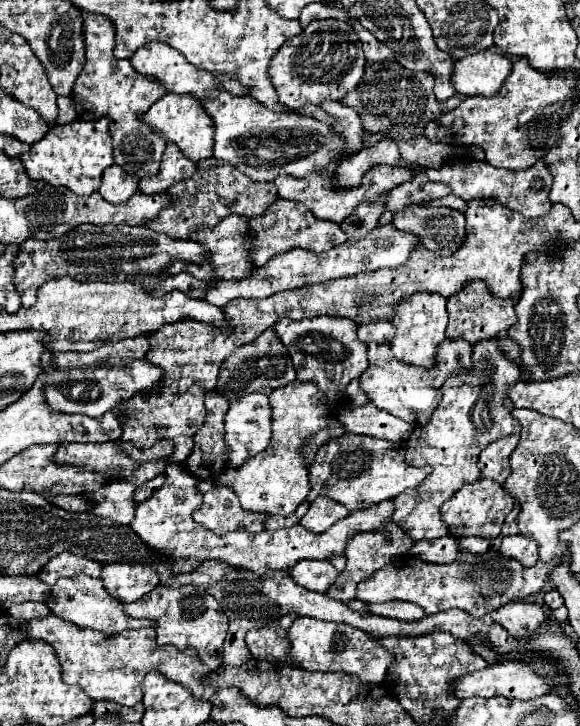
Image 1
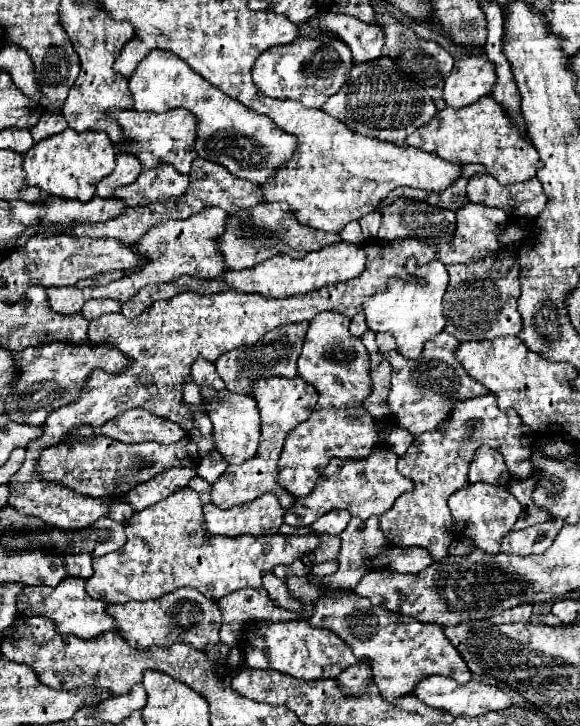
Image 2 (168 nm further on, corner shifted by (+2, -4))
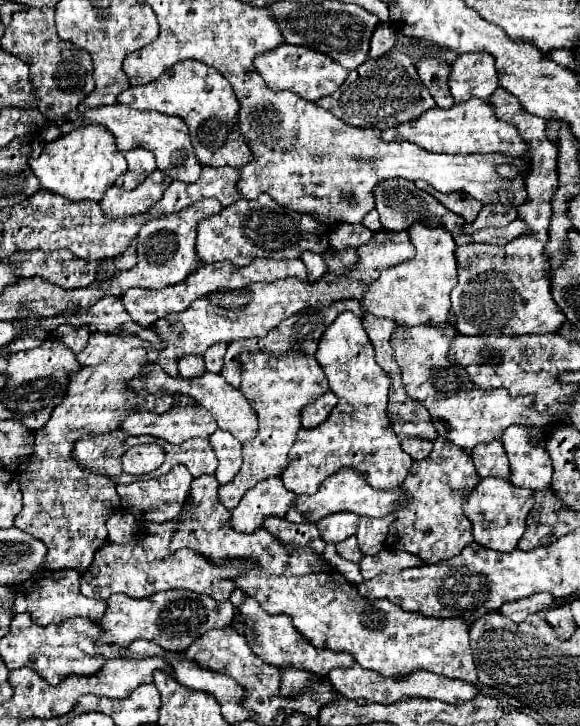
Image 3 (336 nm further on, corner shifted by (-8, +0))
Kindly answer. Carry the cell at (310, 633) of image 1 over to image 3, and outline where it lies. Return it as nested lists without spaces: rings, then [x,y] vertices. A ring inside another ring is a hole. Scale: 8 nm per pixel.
[[[248,598],[240,608],[236,608],[234,614],[234,622],[232,628],[238,634],[244,634],[250,648],[254,650],[254,654],[258,658],[262,658],[266,664],[272,666],[294,666],[300,670],[312,670],[318,676],[328,676],[328,672],[332,668],[346,668],[350,664],[354,664],[354,656],[352,654],[338,654],[334,650],[322,650],[322,648],[314,648],[310,646],[310,642],[306,642],[306,638],[302,638],[302,634],[298,634],[298,630],[294,630],[294,626],[290,626],[290,618],[286,618],[286,614],[266,614],[266,610],[262,610],[262,606],[254,600]]]

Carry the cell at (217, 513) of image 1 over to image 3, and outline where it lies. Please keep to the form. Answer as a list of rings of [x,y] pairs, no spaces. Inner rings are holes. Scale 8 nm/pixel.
[[[266,478],[242,496],[240,504],[232,510],[230,528],[246,534],[260,530],[266,518],[284,518],[294,500],[296,494],[286,490],[280,478]]]

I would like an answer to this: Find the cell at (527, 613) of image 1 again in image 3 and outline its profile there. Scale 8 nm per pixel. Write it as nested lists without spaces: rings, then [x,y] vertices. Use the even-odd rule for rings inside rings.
[[[542,592],[542,594],[532,594],[532,596],[528,596],[528,598],[522,598],[522,600],[518,600],[518,602],[508,602],[508,604],[504,604],[504,606],[500,608],[500,612],[502,612],[504,616],[508,616],[512,622],[520,624],[520,622],[524,622],[530,614],[534,614],[534,612],[550,606],[552,602],[554,602],[552,594]]]

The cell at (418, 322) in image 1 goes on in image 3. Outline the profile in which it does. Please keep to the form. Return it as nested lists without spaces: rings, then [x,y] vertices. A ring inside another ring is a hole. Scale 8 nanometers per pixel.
[[[424,224],[408,228],[410,242],[416,246],[416,256],[404,264],[392,266],[366,288],[364,310],[374,316],[384,316],[402,326],[438,326],[448,320],[450,292],[458,282],[454,250],[456,242],[448,230],[428,230]]]

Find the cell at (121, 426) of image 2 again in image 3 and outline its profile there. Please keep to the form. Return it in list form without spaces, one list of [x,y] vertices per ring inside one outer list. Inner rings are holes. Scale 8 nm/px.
[[[182,396],[180,406],[166,414],[150,414],[136,410],[122,422],[122,432],[130,436],[158,436],[172,444],[182,444],[190,438],[208,438],[218,428],[212,414],[204,408],[196,408],[192,398]]]

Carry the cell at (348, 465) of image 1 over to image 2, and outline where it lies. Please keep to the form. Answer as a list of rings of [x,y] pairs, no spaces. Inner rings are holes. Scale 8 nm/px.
[[[378,446],[376,454],[368,462],[336,462],[328,464],[328,470],[316,482],[312,494],[297,498],[288,506],[284,514],[284,522],[290,526],[310,526],[316,518],[324,516],[332,510],[348,510],[352,516],[360,520],[368,520],[370,516],[382,516],[386,510],[392,508],[396,498],[408,490],[412,490],[412,480],[404,478],[398,470],[398,456],[388,446]]]

